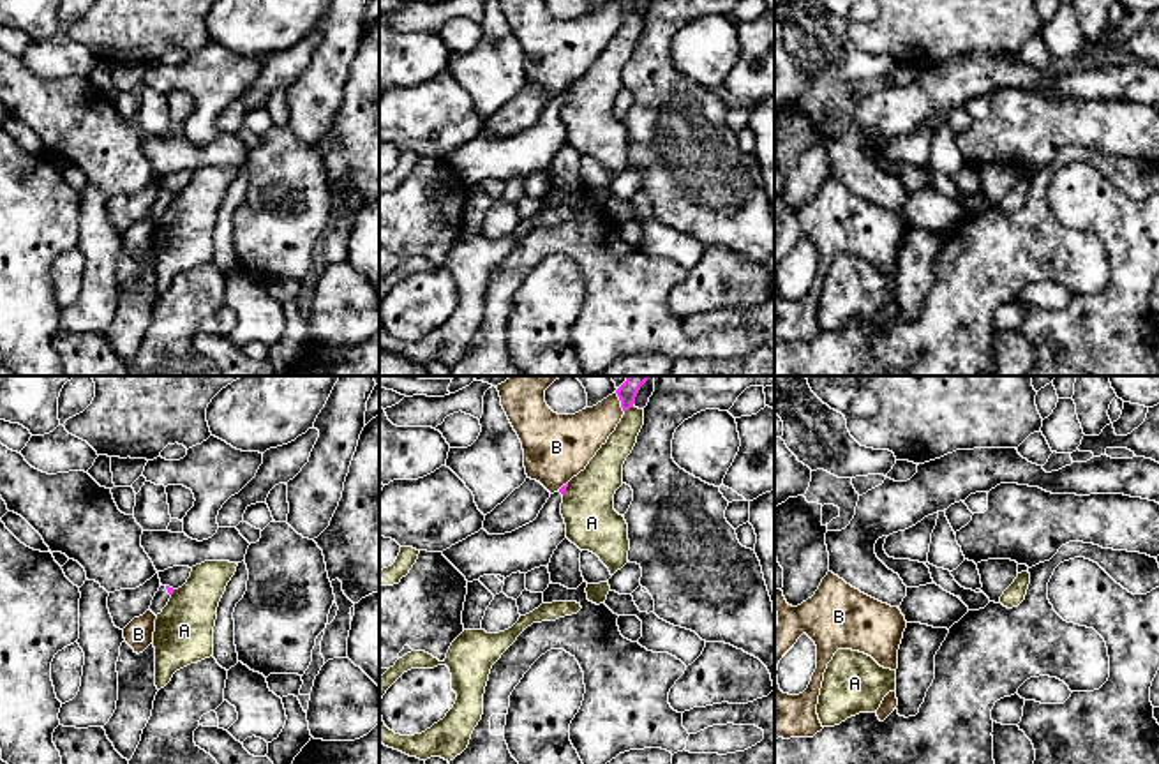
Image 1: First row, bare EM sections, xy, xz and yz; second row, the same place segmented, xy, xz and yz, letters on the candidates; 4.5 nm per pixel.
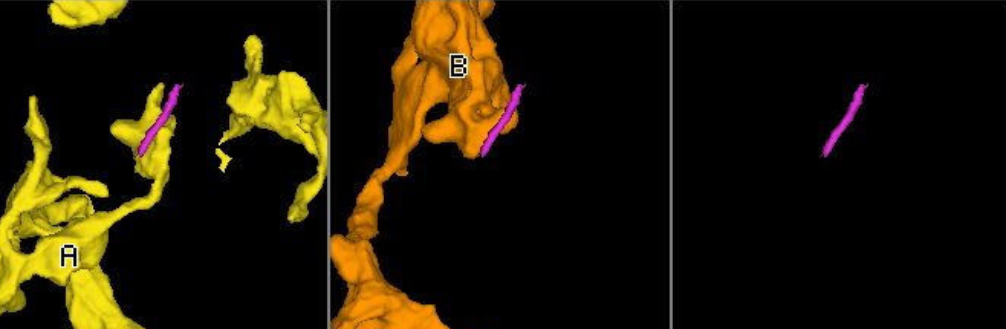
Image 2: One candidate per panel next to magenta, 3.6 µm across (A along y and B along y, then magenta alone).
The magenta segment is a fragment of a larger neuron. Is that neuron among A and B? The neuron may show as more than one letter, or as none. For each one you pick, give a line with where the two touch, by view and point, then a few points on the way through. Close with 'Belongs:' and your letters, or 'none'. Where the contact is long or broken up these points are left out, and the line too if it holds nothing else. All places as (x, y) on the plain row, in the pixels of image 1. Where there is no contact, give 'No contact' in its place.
Belongs: none

